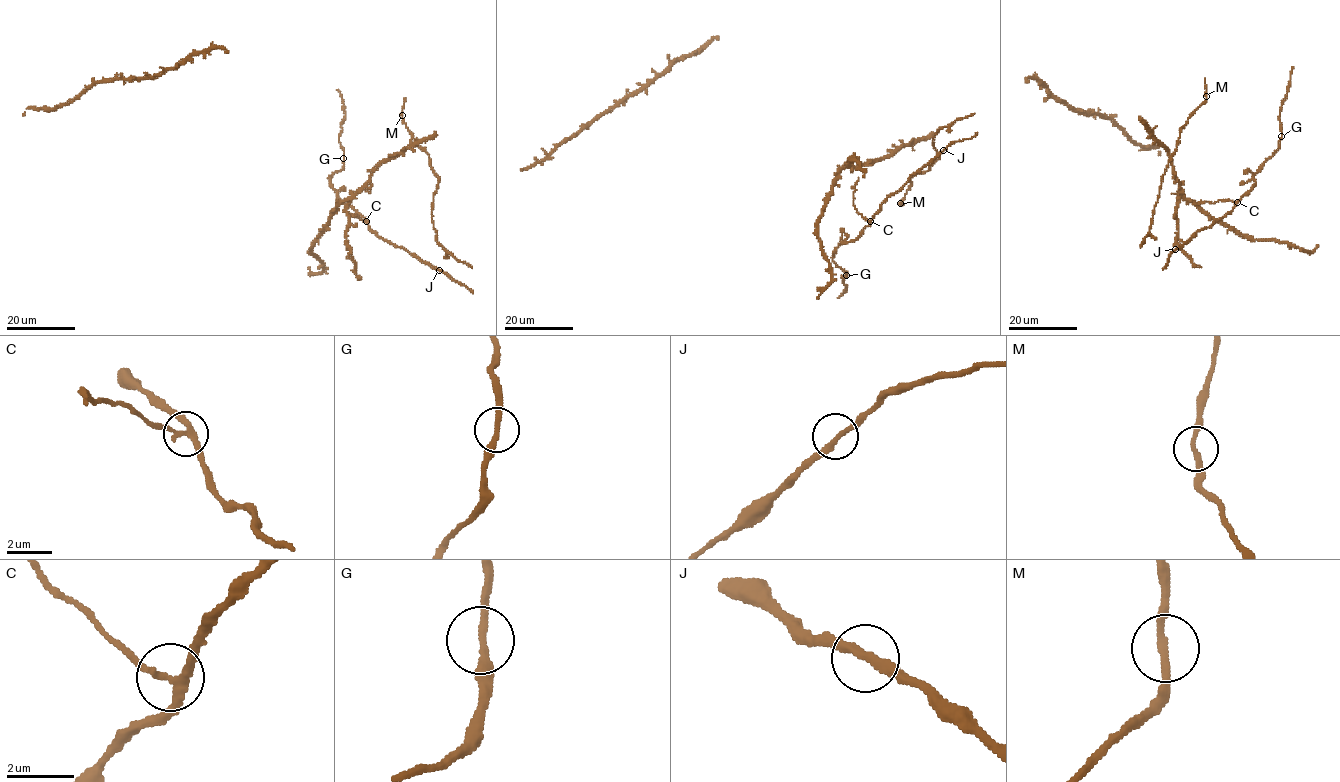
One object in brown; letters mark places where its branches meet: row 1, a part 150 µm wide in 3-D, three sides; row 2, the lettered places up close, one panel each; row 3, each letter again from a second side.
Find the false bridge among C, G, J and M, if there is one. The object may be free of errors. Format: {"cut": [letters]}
{"cut": ["C"]}

